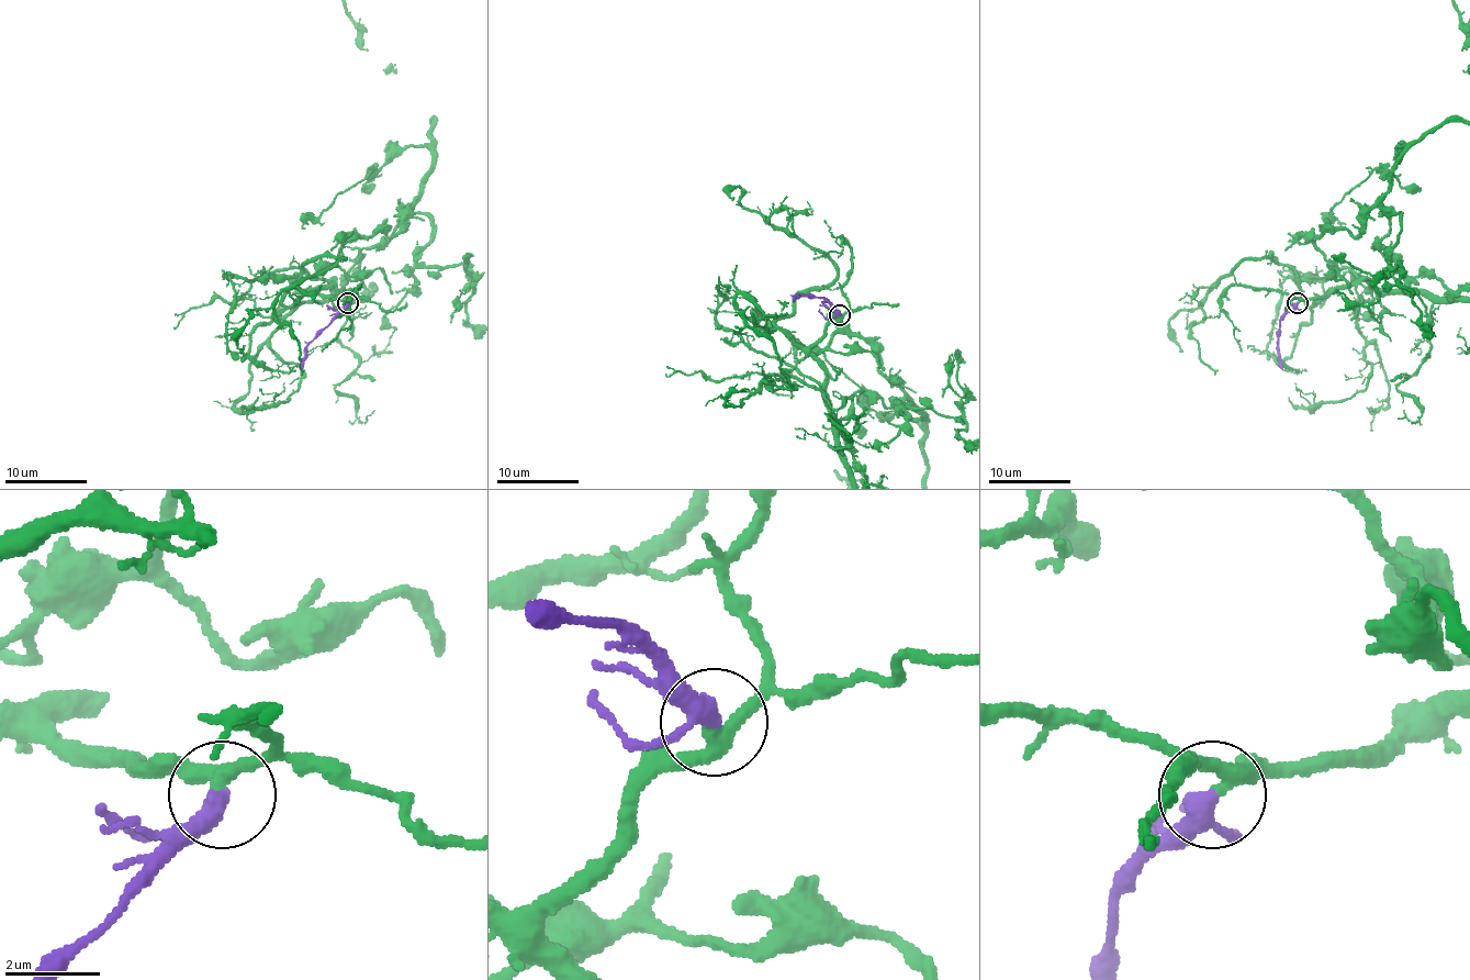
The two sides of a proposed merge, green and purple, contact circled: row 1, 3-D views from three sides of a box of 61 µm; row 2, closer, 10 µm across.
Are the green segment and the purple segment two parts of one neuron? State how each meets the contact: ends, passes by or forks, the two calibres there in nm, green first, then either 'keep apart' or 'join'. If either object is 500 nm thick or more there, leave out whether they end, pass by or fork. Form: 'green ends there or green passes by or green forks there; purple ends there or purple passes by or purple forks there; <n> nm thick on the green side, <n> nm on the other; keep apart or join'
green passes by; purple passes by; 280 nm thick on the green side, 320 nm on the other; join

